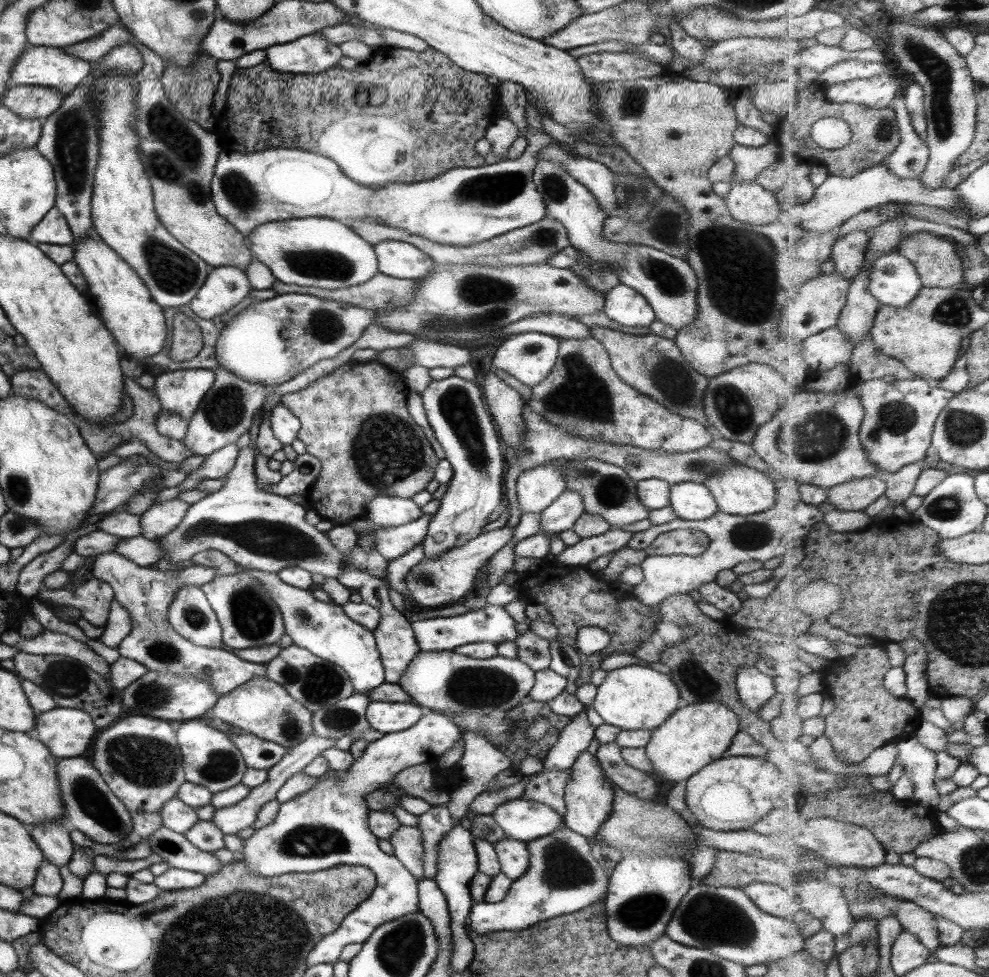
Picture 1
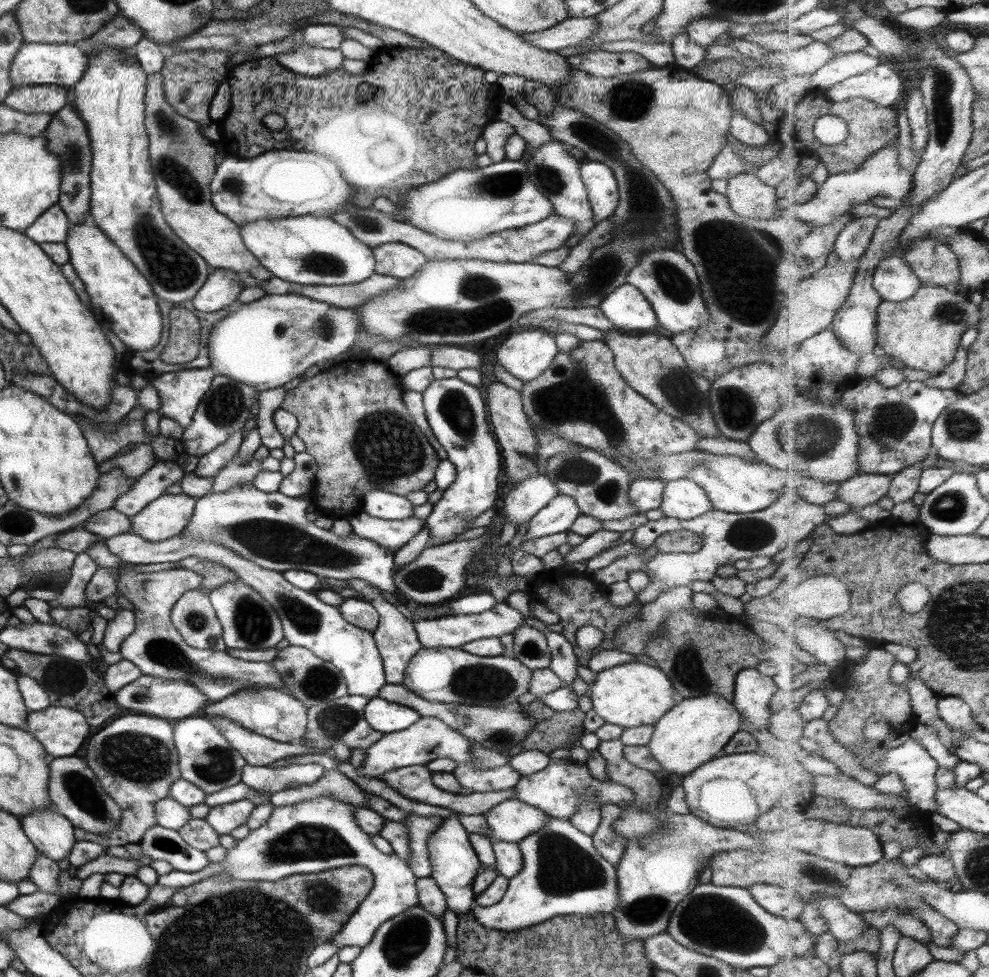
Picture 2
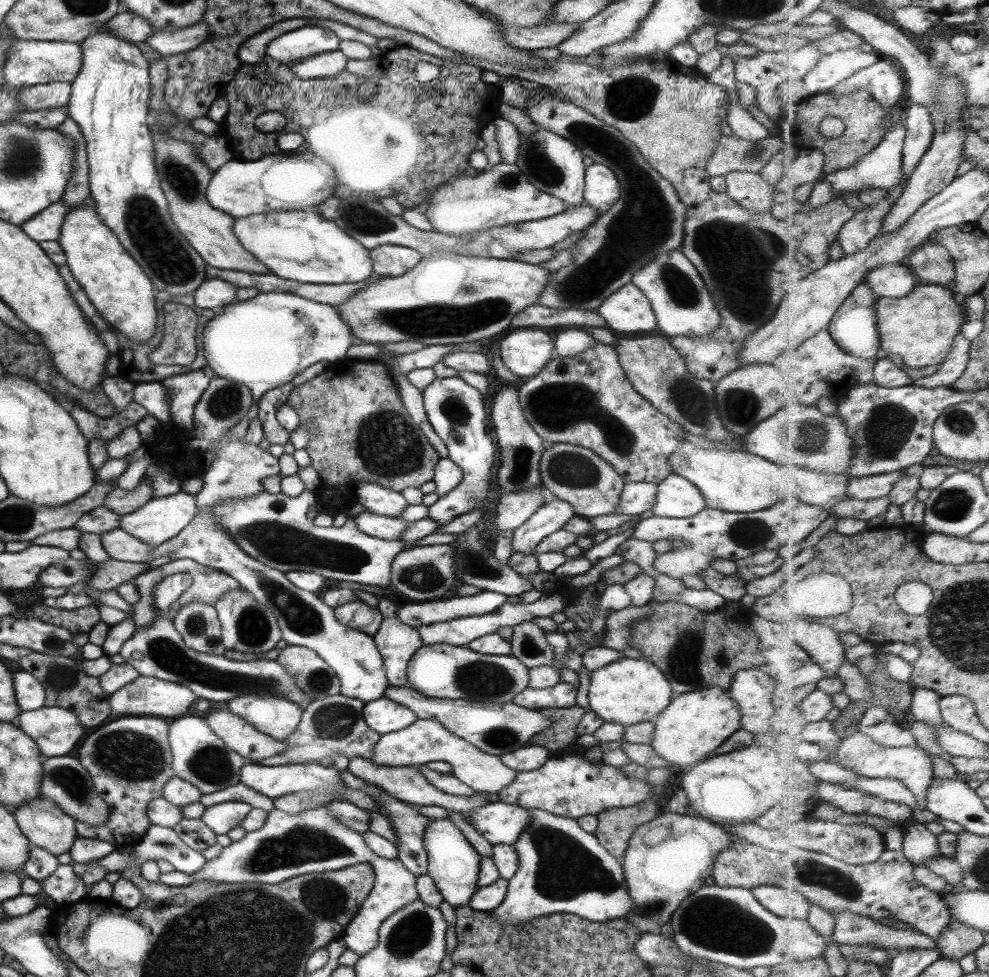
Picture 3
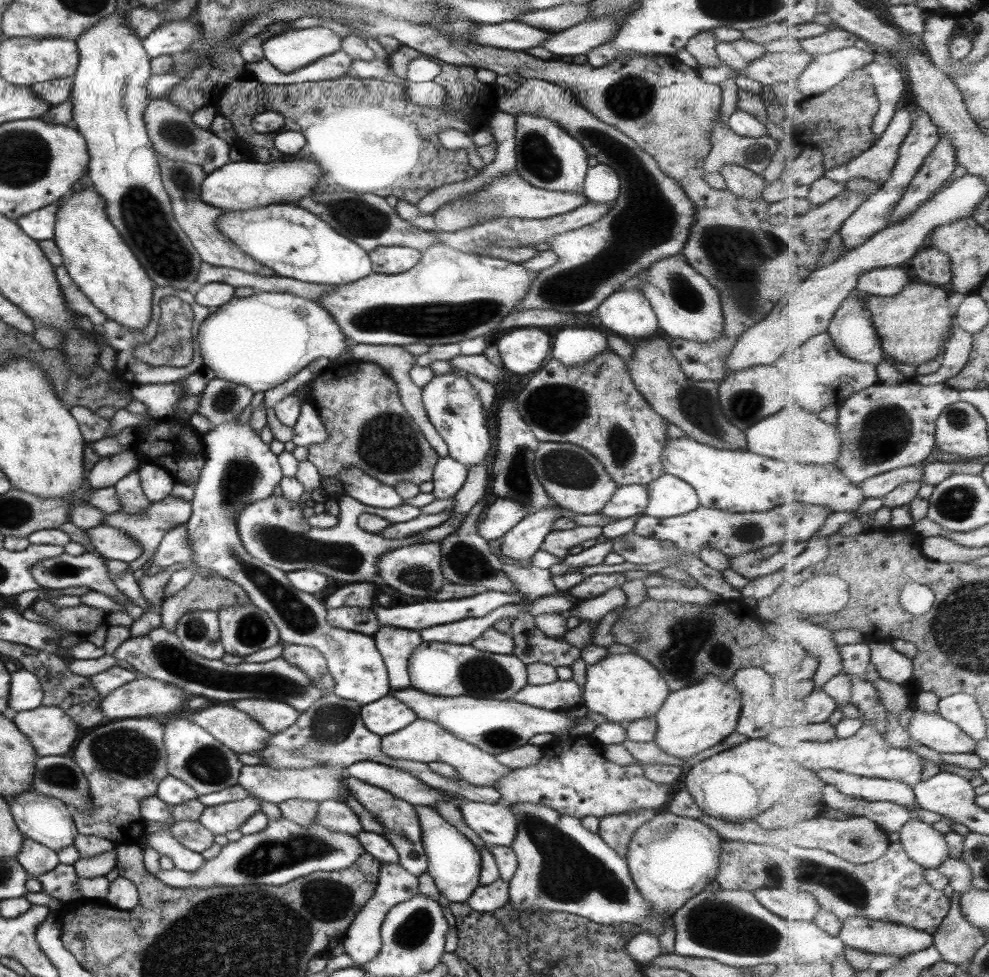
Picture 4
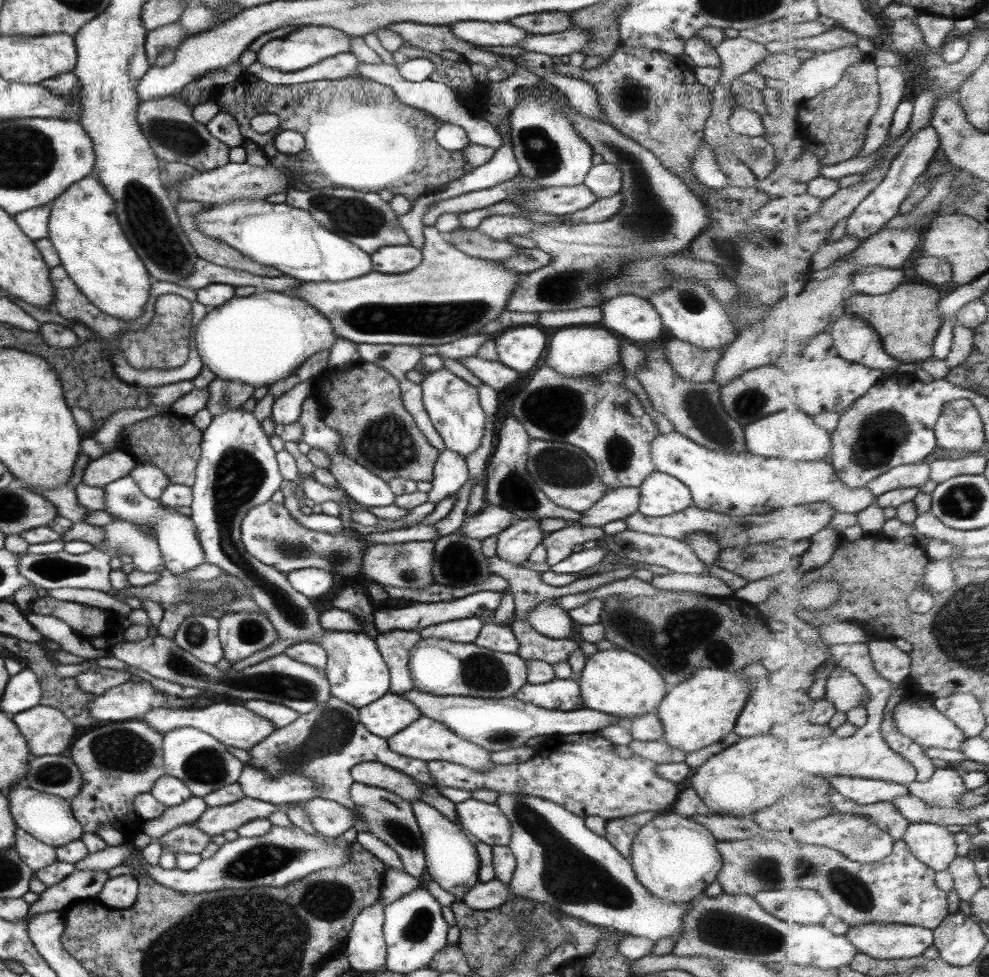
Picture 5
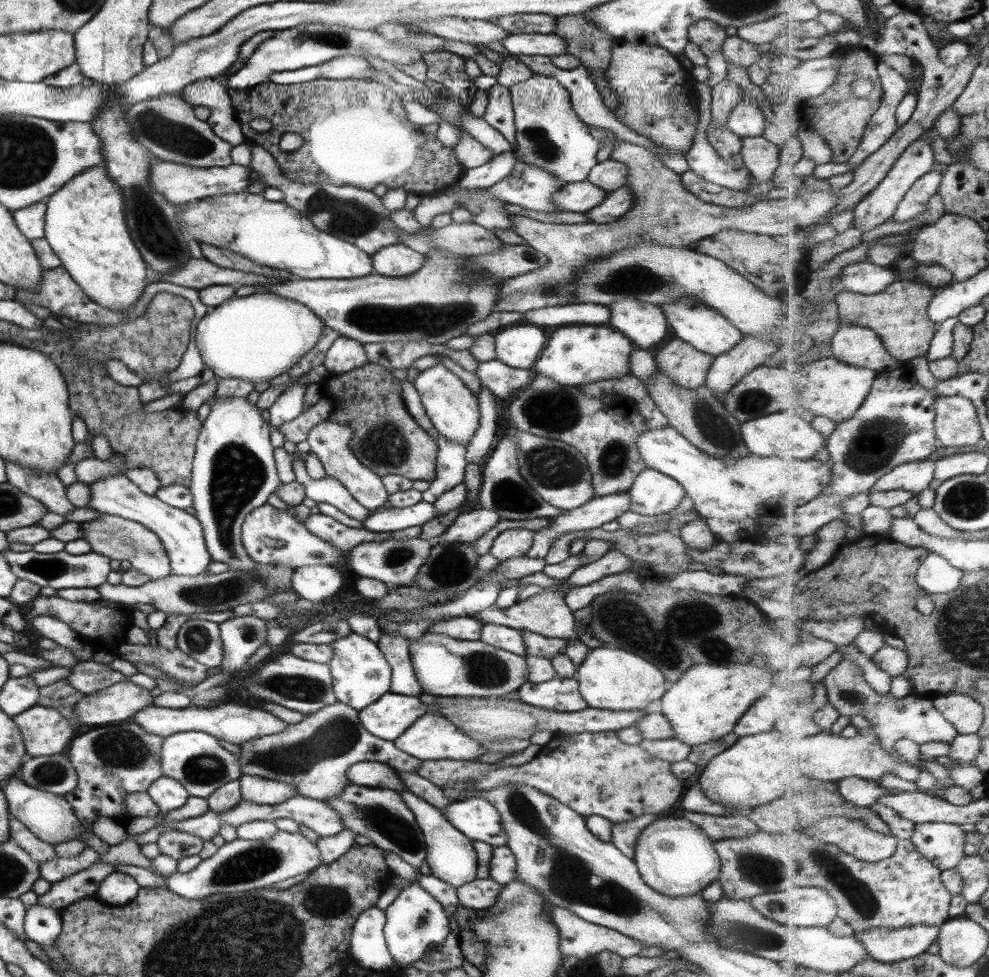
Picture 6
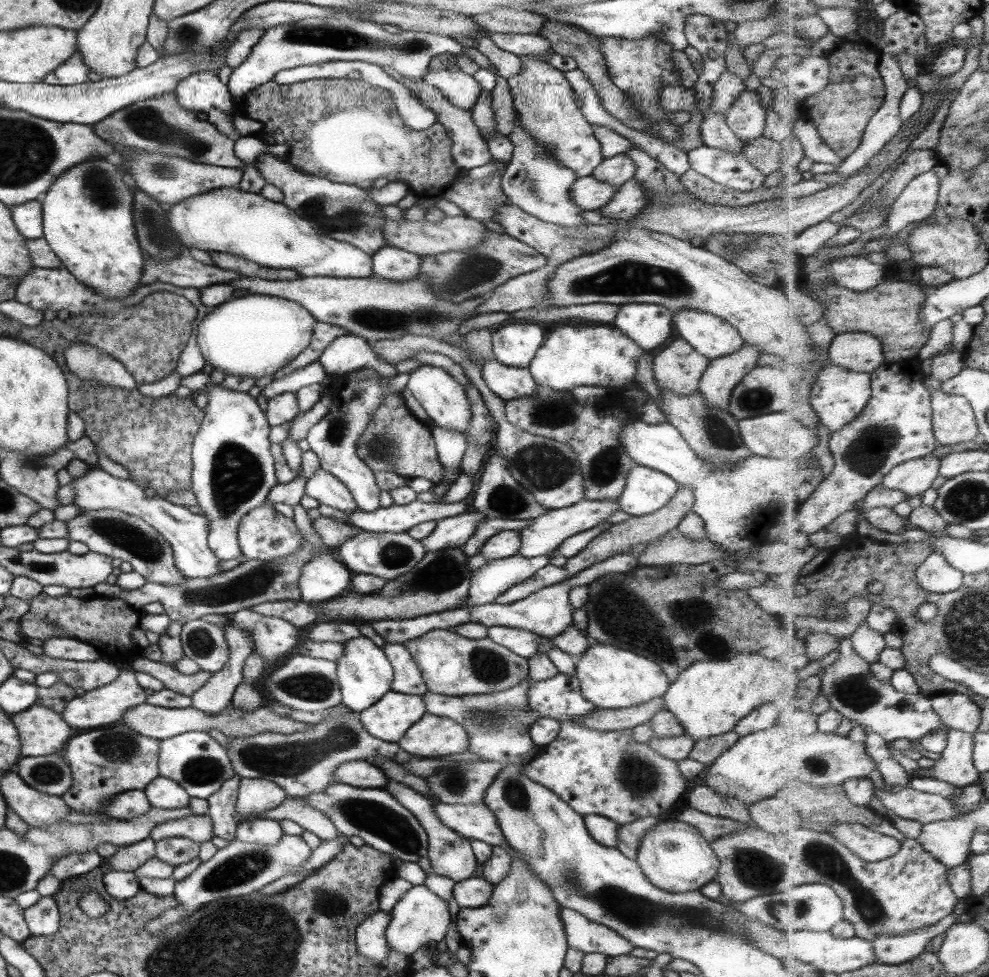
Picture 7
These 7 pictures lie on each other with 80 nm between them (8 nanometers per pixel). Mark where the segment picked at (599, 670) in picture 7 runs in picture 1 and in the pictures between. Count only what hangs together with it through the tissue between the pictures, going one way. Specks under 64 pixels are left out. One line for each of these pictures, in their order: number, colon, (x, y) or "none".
1: (630, 698)
2: (630, 695)
3: (625, 692)
4: (623, 688)
5: (618, 683)
6: (612, 679)

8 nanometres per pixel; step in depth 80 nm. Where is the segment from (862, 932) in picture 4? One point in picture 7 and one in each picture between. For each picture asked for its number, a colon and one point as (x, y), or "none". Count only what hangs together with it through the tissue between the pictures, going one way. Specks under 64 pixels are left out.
5: (885, 941)
6: (884, 945)
7: (900, 949)

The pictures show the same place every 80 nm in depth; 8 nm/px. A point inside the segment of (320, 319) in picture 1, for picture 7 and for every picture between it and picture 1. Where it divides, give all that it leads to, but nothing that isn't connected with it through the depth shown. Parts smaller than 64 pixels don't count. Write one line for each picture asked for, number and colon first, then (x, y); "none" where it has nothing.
2: (268, 342)
3: (263, 343)
4: (260, 341)
5: (258, 340)
6: (256, 338)
7: (255, 336)

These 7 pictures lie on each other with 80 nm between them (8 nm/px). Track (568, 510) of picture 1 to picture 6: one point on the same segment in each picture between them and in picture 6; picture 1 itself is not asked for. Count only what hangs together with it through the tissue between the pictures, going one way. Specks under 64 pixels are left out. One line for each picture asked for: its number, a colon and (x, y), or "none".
2: (560, 512)
3: (548, 518)
4: (519, 543)
5: (514, 544)
6: (511, 543)

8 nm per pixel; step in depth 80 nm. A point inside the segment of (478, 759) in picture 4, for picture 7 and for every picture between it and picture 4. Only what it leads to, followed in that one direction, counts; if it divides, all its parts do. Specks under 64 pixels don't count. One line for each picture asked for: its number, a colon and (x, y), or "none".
5: (424, 739)
6: (431, 737)
7: (431, 736)

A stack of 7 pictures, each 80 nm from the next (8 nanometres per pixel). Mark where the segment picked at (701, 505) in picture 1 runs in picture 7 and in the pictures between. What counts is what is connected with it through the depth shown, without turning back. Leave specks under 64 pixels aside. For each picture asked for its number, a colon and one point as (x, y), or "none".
2: (682, 499)
3: (676, 497)
4: (668, 496)
5: (660, 494)
6: (651, 494)
7: (645, 490)

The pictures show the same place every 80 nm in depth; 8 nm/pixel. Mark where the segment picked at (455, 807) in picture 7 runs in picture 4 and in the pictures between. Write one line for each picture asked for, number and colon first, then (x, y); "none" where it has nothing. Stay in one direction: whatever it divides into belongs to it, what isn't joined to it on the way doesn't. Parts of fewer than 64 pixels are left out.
4: (495, 824)
5: (485, 823)
6: (478, 820)

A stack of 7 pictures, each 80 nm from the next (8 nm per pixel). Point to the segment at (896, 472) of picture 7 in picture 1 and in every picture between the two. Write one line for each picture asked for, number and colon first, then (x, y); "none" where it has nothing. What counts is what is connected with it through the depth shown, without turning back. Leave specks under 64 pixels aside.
1: (855, 495)
2: (864, 489)
3: (868, 487)
4: (879, 486)
5: (917, 475)
6: (917, 476)

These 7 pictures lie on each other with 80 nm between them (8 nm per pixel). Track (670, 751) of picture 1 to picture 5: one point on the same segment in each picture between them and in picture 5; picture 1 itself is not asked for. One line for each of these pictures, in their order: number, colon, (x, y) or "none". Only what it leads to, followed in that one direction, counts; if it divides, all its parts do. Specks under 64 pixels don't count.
2: (693, 731)
3: (694, 724)
4: (692, 719)
5: (702, 710)

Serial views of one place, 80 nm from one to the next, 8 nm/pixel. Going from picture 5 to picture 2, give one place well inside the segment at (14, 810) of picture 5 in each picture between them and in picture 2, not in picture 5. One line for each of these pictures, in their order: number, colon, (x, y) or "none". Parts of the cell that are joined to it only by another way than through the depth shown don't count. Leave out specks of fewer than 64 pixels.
2: (52, 835)
3: (42, 823)
4: (45, 820)

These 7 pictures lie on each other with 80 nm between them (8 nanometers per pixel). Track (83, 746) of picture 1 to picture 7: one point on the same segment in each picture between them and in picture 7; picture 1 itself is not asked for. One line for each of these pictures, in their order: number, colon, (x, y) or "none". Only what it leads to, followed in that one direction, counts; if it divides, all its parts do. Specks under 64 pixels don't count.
2: (61, 731)
3: (56, 731)
4: (50, 731)
5: (47, 732)
6: (44, 732)
7: (41, 731)

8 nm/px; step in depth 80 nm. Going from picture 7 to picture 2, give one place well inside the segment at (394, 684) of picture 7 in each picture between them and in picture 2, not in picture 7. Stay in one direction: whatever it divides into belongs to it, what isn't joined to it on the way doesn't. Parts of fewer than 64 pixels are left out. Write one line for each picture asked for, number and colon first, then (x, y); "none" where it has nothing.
2: (396, 642)
3: (396, 642)
4: (395, 645)
5: (393, 646)
6: (394, 648)

